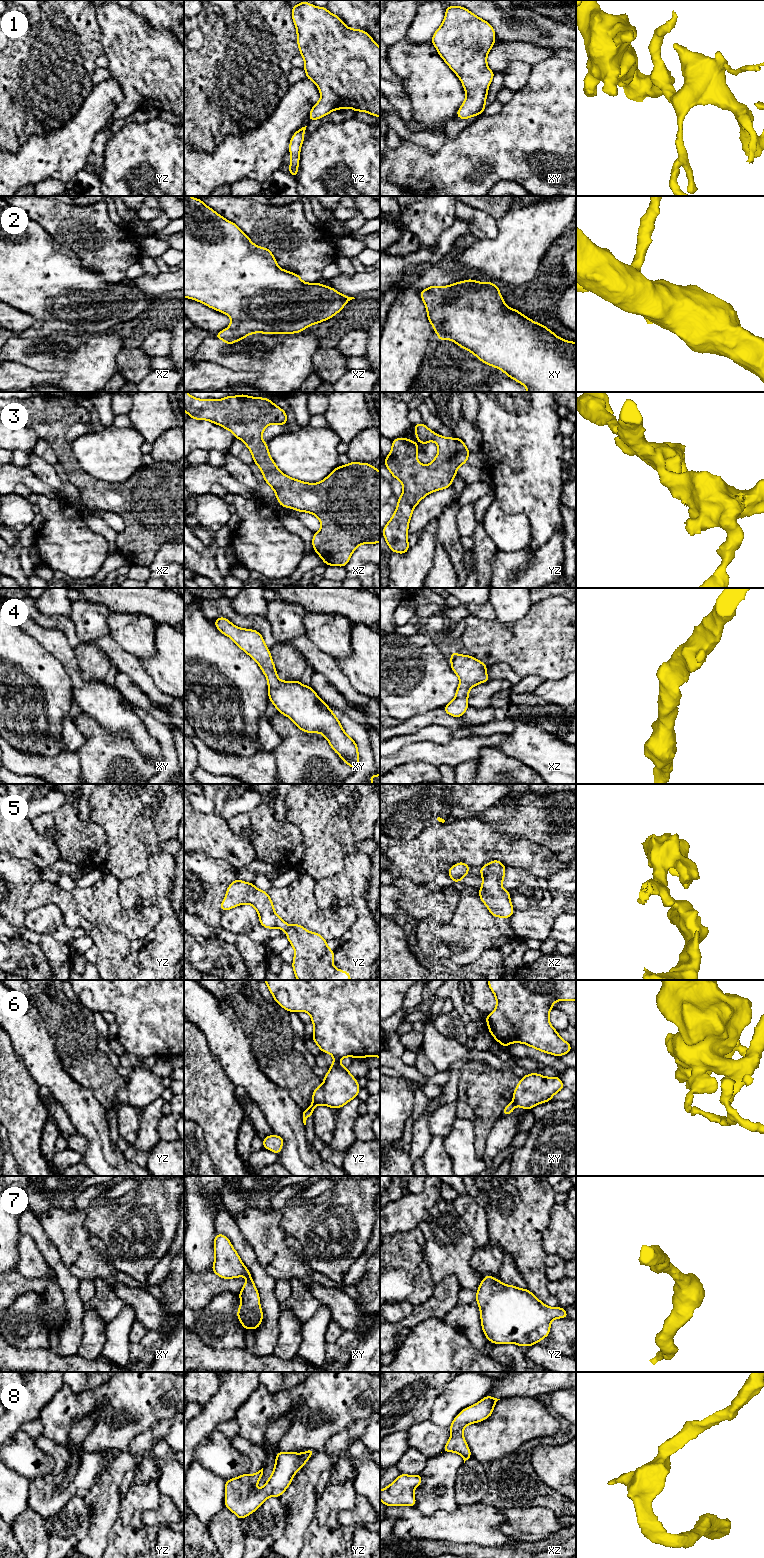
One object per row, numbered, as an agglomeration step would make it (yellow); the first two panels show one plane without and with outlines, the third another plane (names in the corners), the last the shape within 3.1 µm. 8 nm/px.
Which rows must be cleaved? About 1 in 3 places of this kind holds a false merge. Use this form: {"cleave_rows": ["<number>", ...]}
{"cleave_rows": ["6"]}

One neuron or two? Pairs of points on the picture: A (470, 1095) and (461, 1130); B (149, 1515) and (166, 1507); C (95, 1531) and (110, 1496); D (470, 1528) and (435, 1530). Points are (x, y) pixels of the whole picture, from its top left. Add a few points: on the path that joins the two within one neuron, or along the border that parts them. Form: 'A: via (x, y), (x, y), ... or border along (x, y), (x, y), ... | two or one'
A: border along (473, 1122), (475, 1127), (475, 1145) | two
B: via (153, 1515), (158, 1515), (162, 1511) | one
C: via (101, 1522), (105, 1512), (105, 1505) | one
D: via (461, 1528), (444, 1528) | one

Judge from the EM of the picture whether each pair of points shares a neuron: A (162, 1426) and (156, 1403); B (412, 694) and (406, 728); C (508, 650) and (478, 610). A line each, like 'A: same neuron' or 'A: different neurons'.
A: different neurons
B: different neurons
C: different neurons

